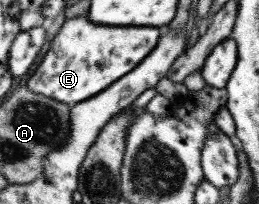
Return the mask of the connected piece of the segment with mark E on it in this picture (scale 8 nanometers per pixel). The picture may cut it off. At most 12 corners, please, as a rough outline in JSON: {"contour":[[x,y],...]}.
{"contour":[[65,19],[31,71],[75,105],[134,71],[163,29]]}

